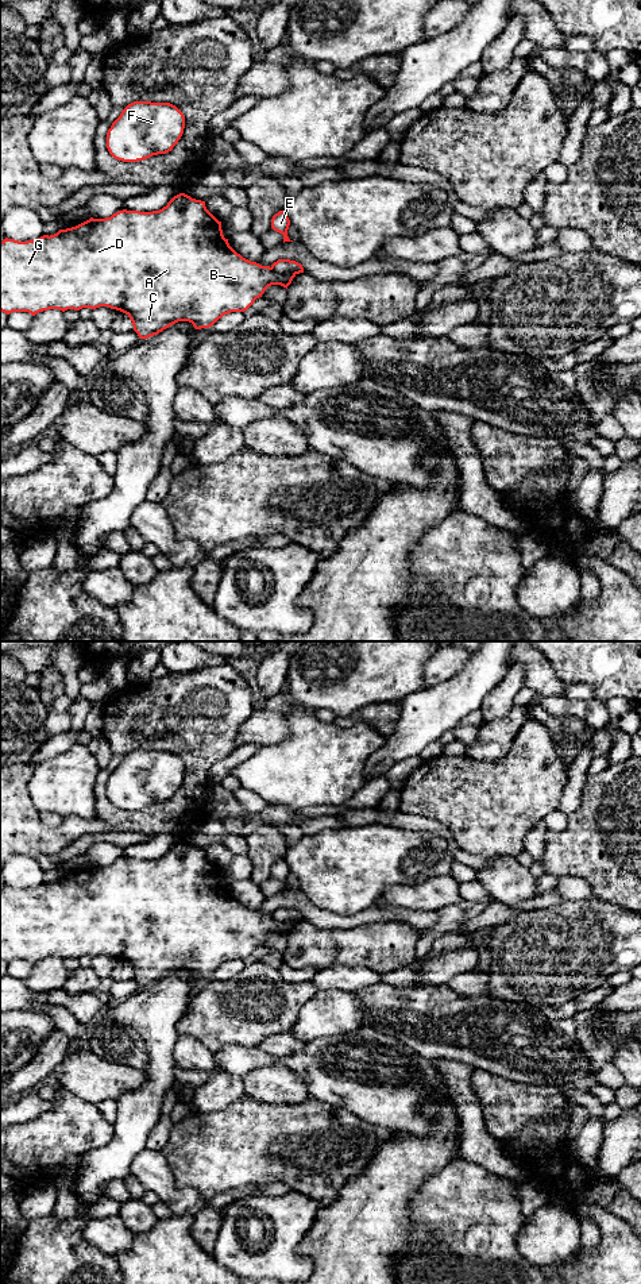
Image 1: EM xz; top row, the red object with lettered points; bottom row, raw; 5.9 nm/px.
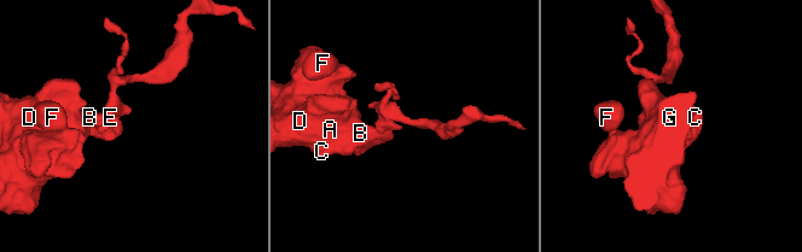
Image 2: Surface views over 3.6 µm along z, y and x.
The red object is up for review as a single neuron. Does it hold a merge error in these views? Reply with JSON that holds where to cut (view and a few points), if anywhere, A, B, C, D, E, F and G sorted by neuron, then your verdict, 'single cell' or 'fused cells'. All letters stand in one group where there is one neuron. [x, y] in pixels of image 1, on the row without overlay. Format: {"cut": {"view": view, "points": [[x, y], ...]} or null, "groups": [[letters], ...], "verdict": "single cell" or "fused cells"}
{"cut": {"view": "xz", "points": [[270, 916], [277, 921], [294, 922]]}, "groups": [["A", "B", "C", "D", "F", "G"], ["E"]], "verdict": "fused cells"}

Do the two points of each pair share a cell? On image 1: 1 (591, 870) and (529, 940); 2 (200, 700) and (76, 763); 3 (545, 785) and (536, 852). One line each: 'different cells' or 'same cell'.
1: different cells
2: different cells
3: different cells

